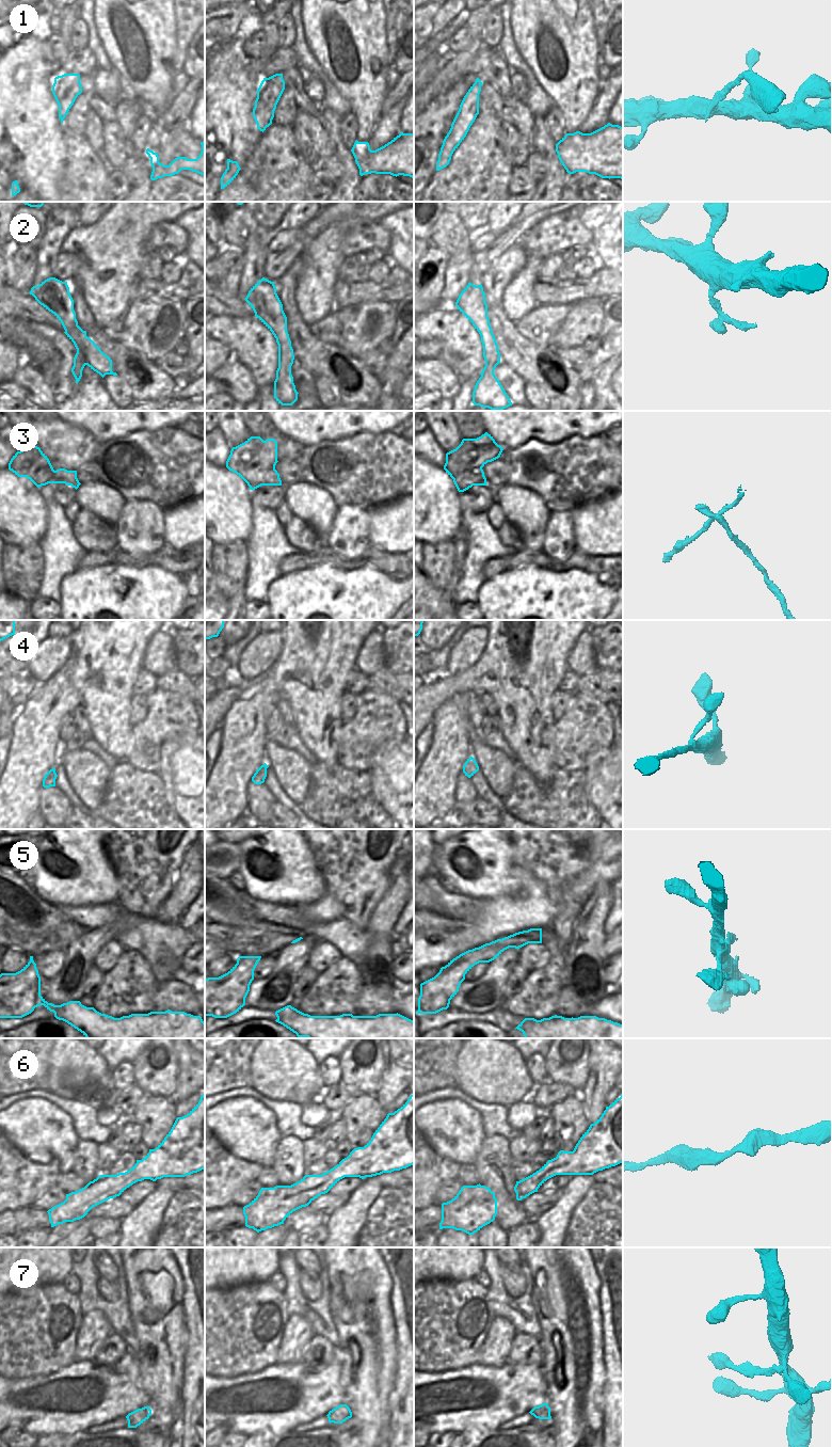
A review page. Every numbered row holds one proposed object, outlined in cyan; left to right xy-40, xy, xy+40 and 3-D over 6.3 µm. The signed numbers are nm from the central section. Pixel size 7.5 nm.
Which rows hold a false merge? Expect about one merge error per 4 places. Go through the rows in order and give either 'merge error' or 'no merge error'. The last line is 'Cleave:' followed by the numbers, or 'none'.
1: no merge error
2: no merge error
3: merge error
4: no merge error
5: no merge error
6: no merge error
7: no merge error
Cleave: 3

